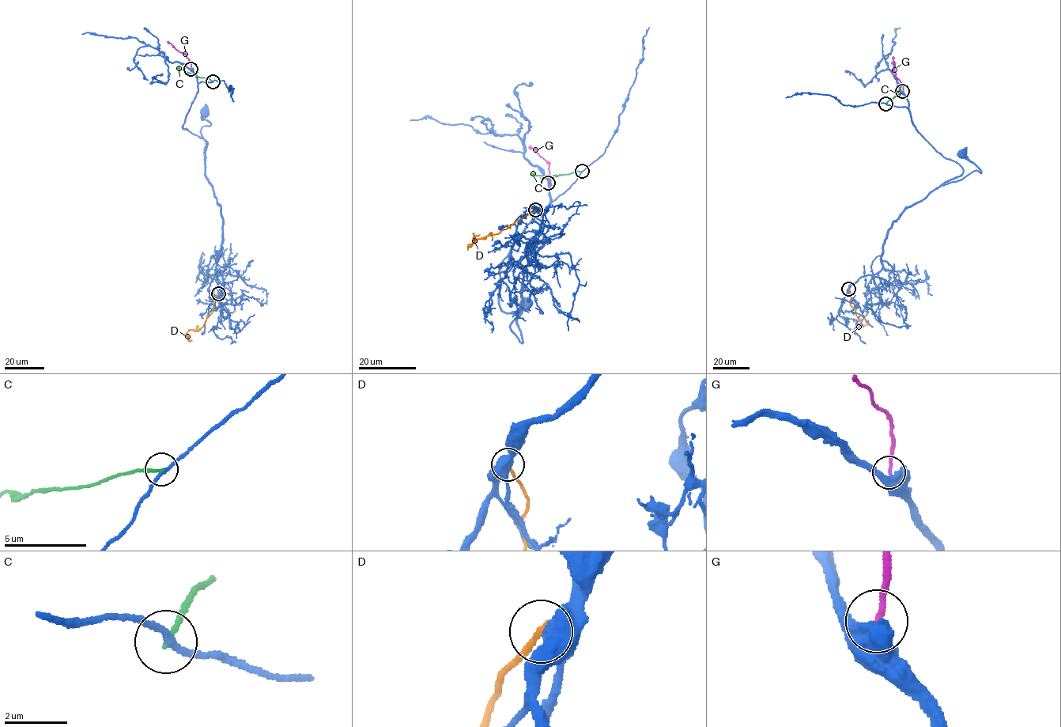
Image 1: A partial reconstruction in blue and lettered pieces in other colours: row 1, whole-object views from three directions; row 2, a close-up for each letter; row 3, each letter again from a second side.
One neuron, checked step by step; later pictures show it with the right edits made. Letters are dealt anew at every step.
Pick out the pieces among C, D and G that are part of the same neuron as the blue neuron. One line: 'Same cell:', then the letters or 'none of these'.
Same cell: G

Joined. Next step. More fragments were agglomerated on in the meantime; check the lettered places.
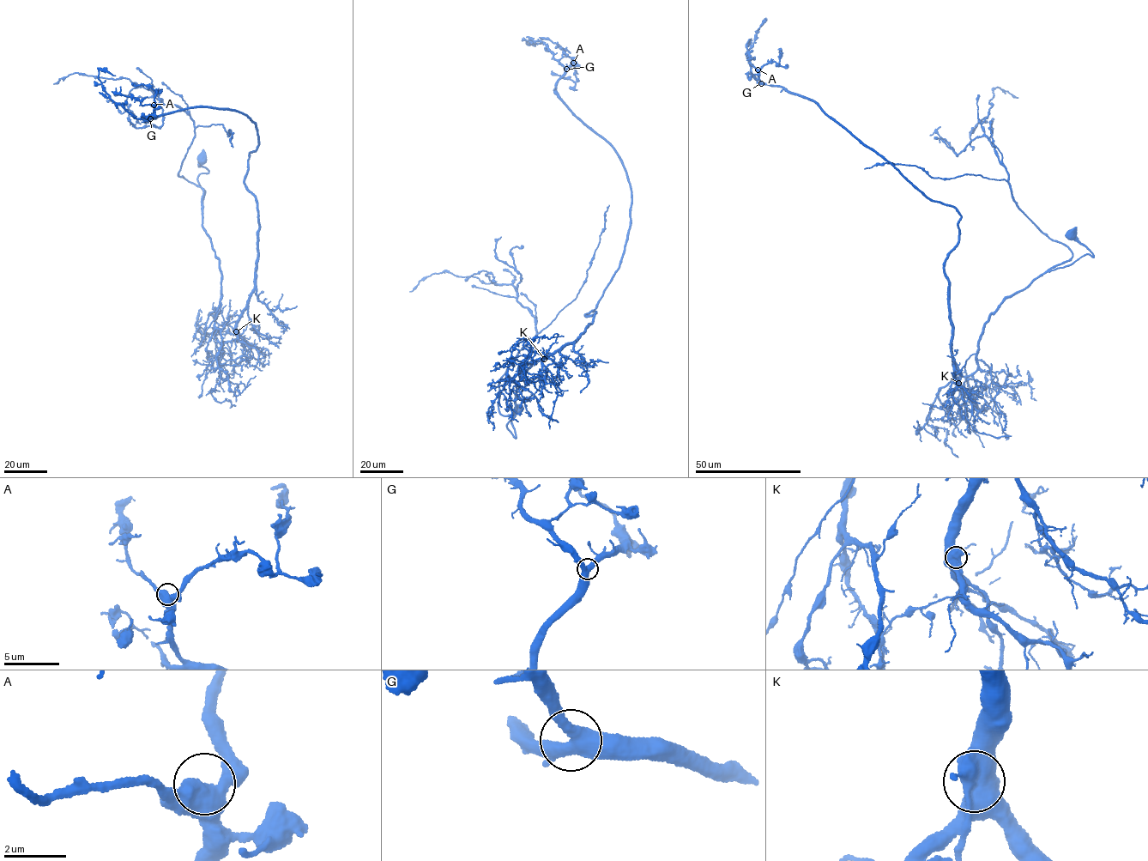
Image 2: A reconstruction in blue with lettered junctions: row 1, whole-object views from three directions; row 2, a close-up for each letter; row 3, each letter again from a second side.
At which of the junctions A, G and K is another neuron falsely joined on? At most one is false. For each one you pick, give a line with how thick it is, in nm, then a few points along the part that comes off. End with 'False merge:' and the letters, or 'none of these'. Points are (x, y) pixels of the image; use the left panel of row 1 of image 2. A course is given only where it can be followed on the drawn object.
K: 550 nm thick; foreign part runs (236, 331), (257, 253), (244, 182), (255, 124), (202, 106), (136, 118), (99, 69), (115, 75)
False merge: K

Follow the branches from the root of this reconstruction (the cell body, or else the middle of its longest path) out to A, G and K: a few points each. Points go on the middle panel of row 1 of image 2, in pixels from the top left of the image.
A: (520, 409), (516, 438), (535, 361), (518, 366), (591, 324), (630, 223), (622, 160), (556, 90), (573, 63)
G: (520, 409), (516, 438), (535, 361), (518, 366), (591, 324), (630, 223), (622, 160), (556, 90), (566, 69)
K: (520, 409), (511, 420), (516, 438), (507, 424), (516, 414), (516, 385), (535, 361), (518, 366), (543, 359)

